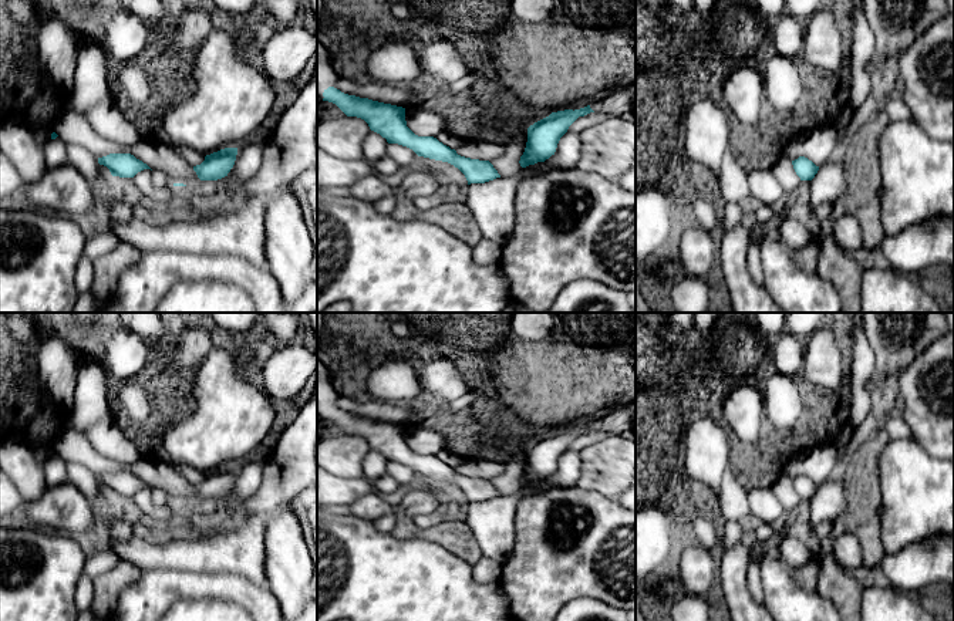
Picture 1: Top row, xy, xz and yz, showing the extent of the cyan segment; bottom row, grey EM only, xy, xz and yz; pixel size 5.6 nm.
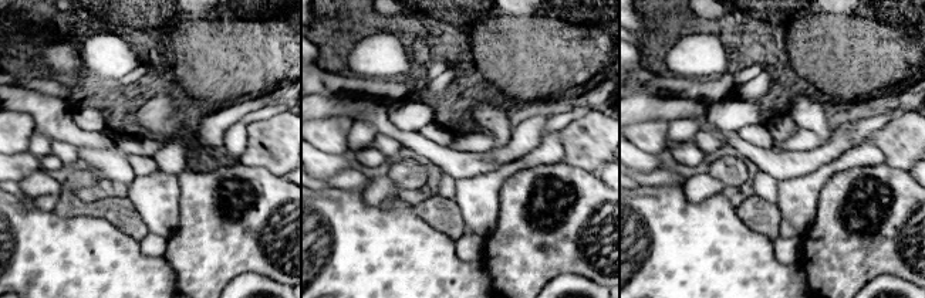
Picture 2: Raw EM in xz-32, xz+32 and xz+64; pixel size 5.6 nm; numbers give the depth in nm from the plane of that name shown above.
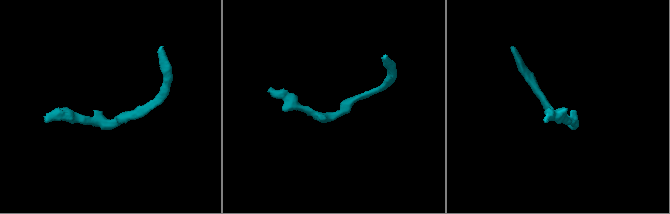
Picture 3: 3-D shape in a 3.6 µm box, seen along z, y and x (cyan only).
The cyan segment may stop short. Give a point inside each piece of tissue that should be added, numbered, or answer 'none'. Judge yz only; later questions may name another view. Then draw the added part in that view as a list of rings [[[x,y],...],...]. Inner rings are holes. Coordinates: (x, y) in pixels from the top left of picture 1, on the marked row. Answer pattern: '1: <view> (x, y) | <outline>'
none

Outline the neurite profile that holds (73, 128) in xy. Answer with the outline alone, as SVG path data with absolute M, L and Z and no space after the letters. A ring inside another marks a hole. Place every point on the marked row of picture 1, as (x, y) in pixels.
M73 108L61 114L53 126L54 132L67 144L78 144L87 148L97 159L109 153L131 153L146 163L152 171L162 171L172 183L198 186L215 192L227 183L227 176L218 180L200 180L191 166L172 146L141 138L135 145L117 145L98 135L85 117L78 115Z

